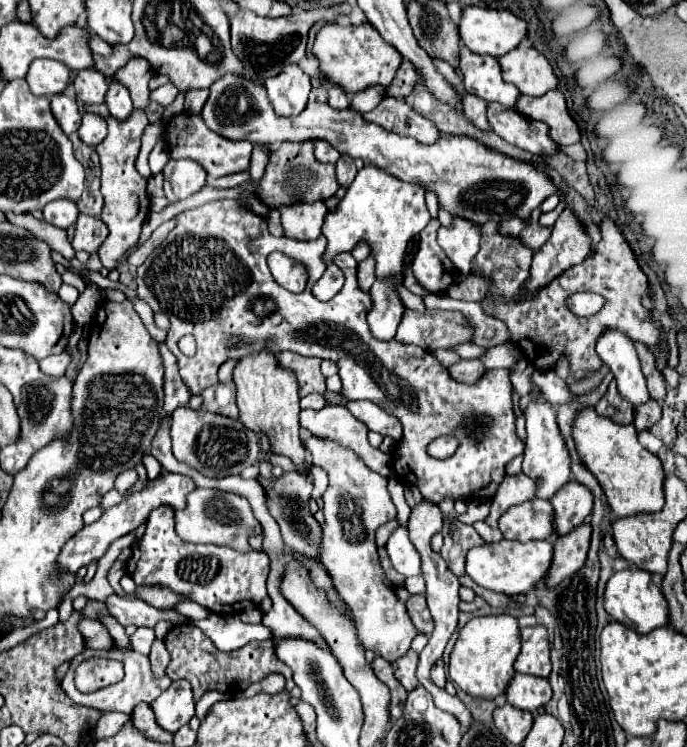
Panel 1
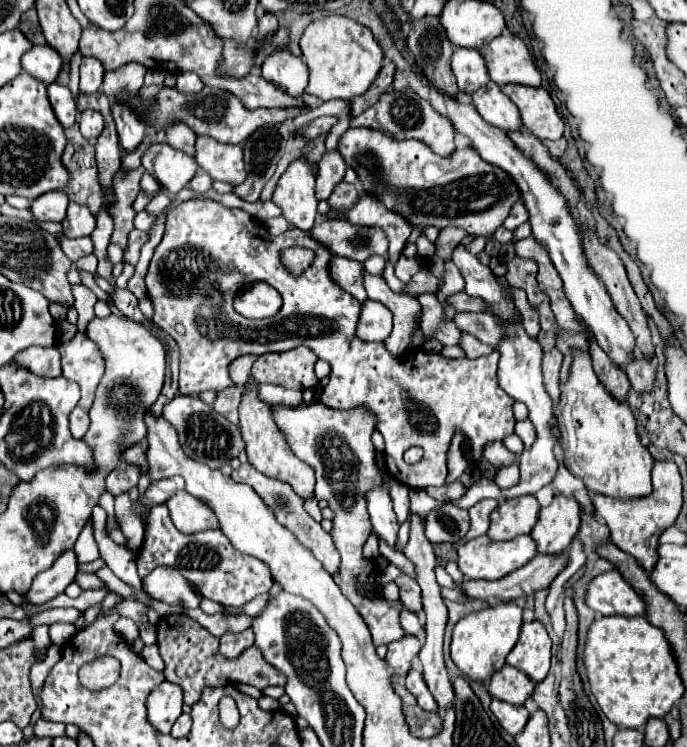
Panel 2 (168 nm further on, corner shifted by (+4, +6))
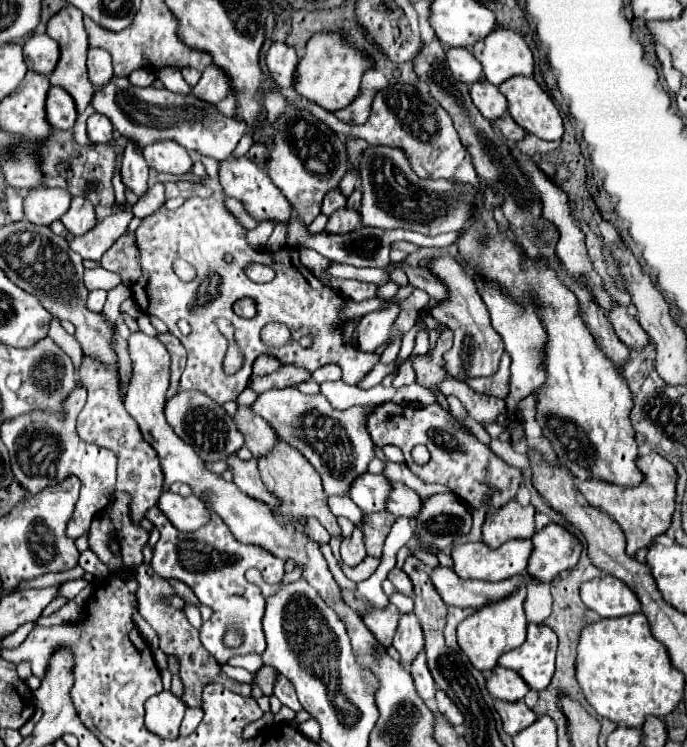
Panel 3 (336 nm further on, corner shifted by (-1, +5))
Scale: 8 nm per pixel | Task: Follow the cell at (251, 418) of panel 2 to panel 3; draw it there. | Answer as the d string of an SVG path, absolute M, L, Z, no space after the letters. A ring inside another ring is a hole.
M276 434L274 448L258 458L258 470L260 470L260 476L262 476L264 484L266 484L266 488L270 492L274 492L282 500L282 506L276 508L276 512L284 520L298 526L296 516L316 516L320 520L320 524L332 536L340 534L340 526L336 524L336 516L328 508L326 494L322 490L322 482L320 482L318 472L314 472L314 468L310 468L308 460L300 452L294 452L294 448L290 448L290 444L286 444L278 434Z

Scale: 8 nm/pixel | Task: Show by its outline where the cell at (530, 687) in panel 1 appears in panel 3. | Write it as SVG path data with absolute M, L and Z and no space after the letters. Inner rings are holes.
M496 666L492 670L492 676L486 680L486 688L492 694L492 698L506 702L518 702L530 692L528 684L522 678L518 678L514 670L502 666Z

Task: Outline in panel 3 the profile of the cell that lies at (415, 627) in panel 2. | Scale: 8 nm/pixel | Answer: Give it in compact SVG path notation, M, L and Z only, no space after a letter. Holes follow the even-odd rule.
M396 592L396 594L390 598L390 602L396 604L396 608L400 610L400 614L406 614L406 612L412 612L412 610L414 610L414 602L412 602L412 598L408 598L408 596L400 594L400 592Z

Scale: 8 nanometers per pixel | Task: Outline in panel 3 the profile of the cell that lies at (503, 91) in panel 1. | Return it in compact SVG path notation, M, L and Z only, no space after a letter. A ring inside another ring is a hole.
M450 48L446 58L456 80L468 86L482 80L482 66L478 64L478 60L474 60L474 54L468 48Z

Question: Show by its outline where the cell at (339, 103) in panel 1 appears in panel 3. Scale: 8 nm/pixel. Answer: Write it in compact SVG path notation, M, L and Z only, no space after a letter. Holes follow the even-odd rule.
M260 220L258 226L248 232L248 244L256 246L256 248L266 246L272 230L274 230L274 220Z

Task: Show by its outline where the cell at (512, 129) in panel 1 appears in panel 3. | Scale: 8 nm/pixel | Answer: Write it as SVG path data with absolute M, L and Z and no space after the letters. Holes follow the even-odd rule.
M480 80L480 82L472 84L470 96L472 96L472 102L476 104L476 108L480 110L480 114L484 118L488 118L490 122L494 122L494 120L498 120L498 118L502 118L502 116L508 114L506 98L488 80Z

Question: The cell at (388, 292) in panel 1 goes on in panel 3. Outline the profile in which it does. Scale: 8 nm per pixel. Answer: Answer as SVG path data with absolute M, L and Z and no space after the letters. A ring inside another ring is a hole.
M395 303L362 316L354 334L354 342L358 344L358 348L362 352L376 352L380 346L384 346L392 334L392 326L399 312L400 306Z

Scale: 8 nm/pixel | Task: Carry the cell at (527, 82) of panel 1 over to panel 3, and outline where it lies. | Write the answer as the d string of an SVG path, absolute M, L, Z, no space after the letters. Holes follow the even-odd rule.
M496 28L470 48L484 66L484 78L500 86L512 76L534 76L534 56L524 38L512 30Z

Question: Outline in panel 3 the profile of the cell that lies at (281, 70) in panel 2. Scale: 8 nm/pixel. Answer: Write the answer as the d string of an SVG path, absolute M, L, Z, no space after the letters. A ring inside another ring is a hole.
M276 42L270 46L270 50L266 54L266 62L268 62L268 68L270 68L276 84L282 90L292 90L294 88L294 76L298 70L298 62L300 62L296 50L282 44L282 42Z

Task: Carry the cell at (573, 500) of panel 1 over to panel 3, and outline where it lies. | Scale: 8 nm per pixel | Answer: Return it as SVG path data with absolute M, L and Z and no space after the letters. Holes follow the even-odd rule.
M548 524L532 536L534 550L528 560L528 574L538 582L550 582L560 572L576 566L582 542L560 524Z

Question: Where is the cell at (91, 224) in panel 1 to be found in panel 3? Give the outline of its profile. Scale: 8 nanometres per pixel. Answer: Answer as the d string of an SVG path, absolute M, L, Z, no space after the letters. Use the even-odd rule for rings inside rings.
M72 198L70 210L62 216L62 224L72 234L86 234L96 224L94 206L86 198Z

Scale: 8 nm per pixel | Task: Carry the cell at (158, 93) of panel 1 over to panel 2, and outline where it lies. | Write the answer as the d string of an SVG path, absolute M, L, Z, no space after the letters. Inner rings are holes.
M185 123L167 127L167 143L175 149L185 151L191 157L195 157L195 139L197 137L193 135L193 131L189 131L189 127L185 127Z

